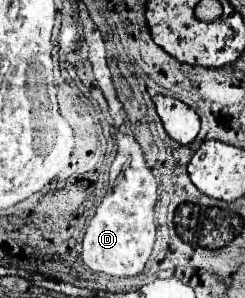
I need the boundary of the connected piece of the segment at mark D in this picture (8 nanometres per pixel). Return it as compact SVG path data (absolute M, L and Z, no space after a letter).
M104 57L104 97L108 101L108 111L114 119L114 137L118 145L118 155L110 167L108 191L102 197L96 215L92 217L82 245L82 261L96 273L106 273L112 277L134 277L138 275L156 241L156 225L154 225L154 203L156 203L156 181L152 171L146 167L140 145L136 143L126 113L122 111L120 101L116 99L116 91L110 79L110 69Z

